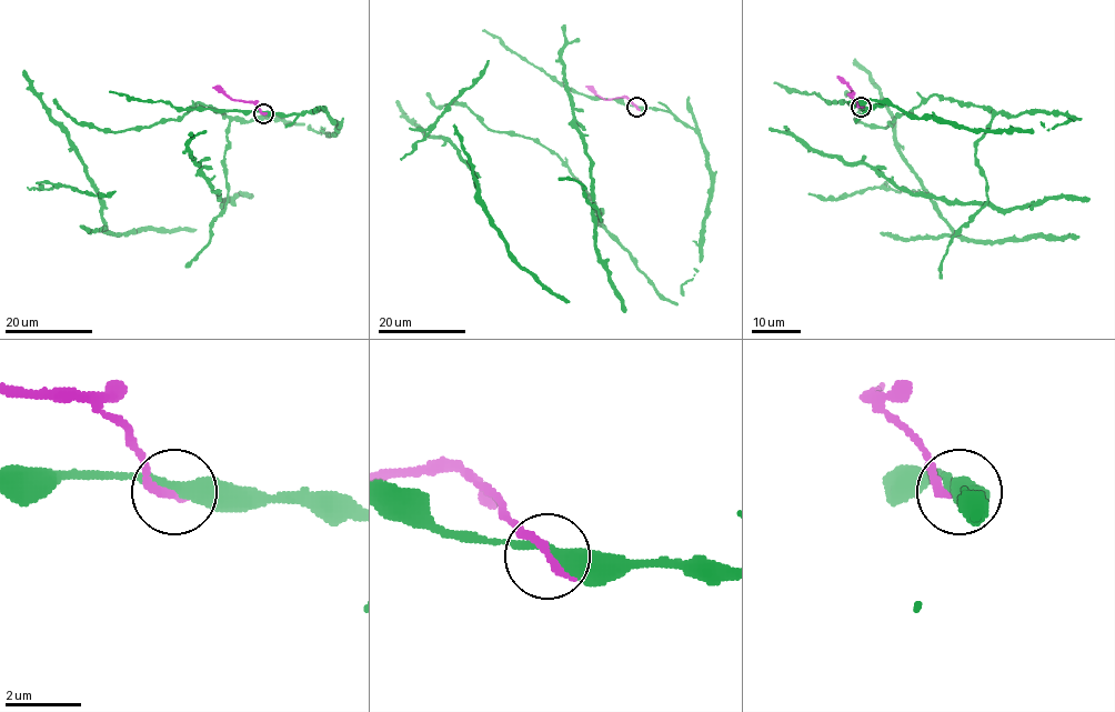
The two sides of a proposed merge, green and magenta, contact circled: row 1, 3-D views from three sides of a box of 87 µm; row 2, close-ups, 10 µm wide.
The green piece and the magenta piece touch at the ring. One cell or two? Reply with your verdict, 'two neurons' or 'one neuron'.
two neurons

